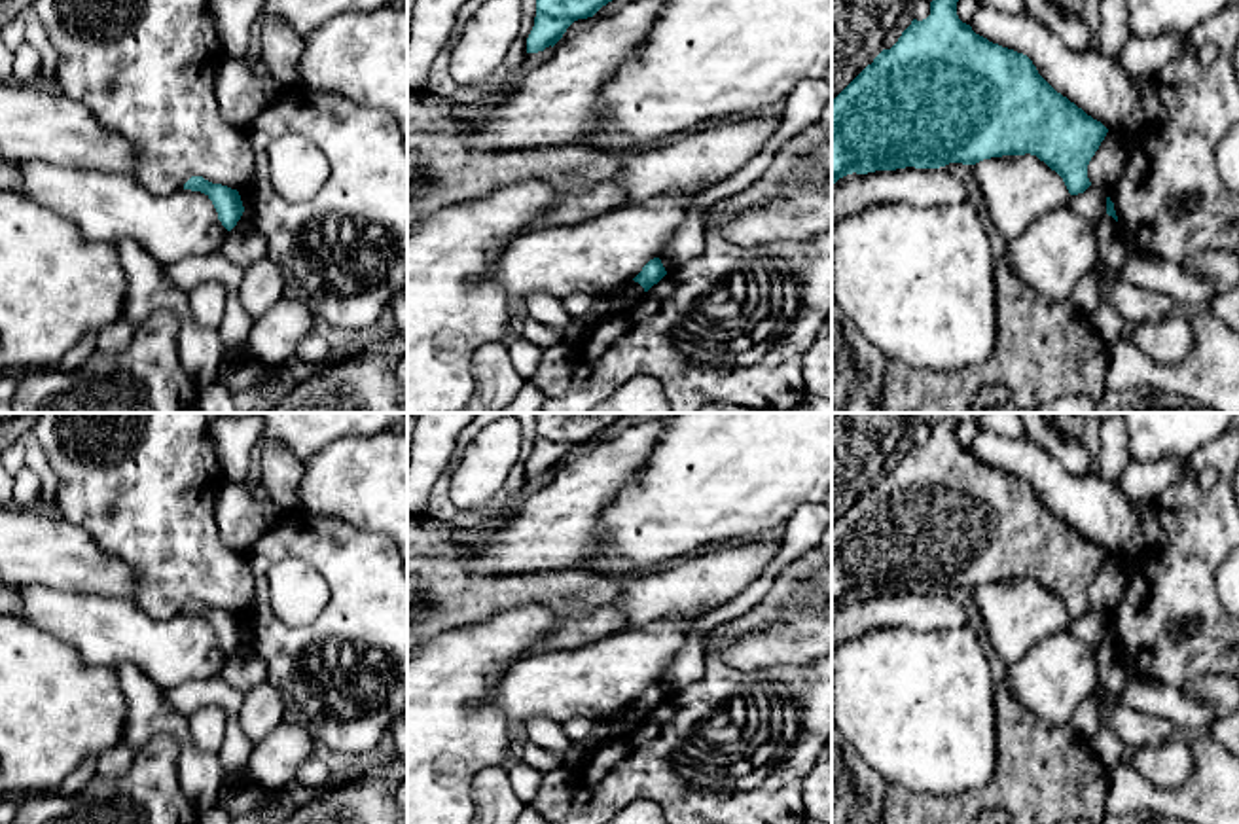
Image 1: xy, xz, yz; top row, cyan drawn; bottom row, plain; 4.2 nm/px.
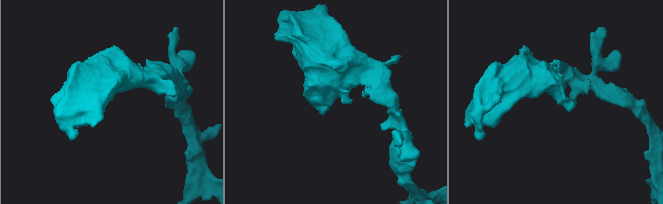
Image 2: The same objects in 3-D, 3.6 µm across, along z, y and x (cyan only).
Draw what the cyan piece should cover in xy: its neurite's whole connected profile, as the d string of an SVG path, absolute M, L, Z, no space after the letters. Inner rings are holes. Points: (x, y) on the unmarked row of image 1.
M191 600L184 608L184 614L205 618L212 625L218 636L218 644L227 655L231 655L237 650L237 646L241 644L244 636L244 631L237 614L231 614L222 608L212 608L205 604L203 600Z

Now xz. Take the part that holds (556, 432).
M536 413L536 441L527 462L527 477L553 472L566 453L593 441L625 413Z

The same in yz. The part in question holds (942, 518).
M955 417L932 424L926 443L913 443L890 474L883 474L832 523L832 608L853 597L976 589L991 582L1031 578L1063 602L1070 619L1084 618L1091 610L1087 589L1108 553L1057 517L1027 479L976 458L959 443L957 426Z

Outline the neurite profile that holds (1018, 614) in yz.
M1002 580L972 589L987 638L1006 665L1034 644L1065 631L1070 618L1063 602L1036 580Z

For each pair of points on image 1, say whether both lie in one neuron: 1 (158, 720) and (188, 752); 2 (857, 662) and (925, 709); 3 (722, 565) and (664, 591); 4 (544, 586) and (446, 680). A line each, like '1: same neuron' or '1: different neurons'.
1: same neuron
2: same neuron
3: same neuron
4: different neurons

